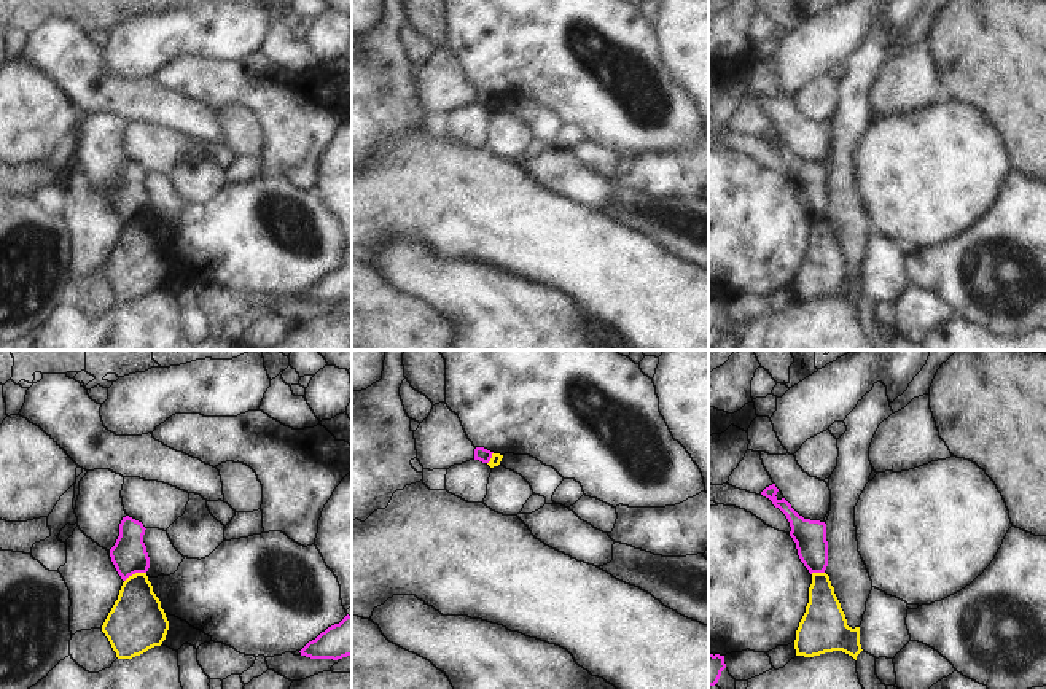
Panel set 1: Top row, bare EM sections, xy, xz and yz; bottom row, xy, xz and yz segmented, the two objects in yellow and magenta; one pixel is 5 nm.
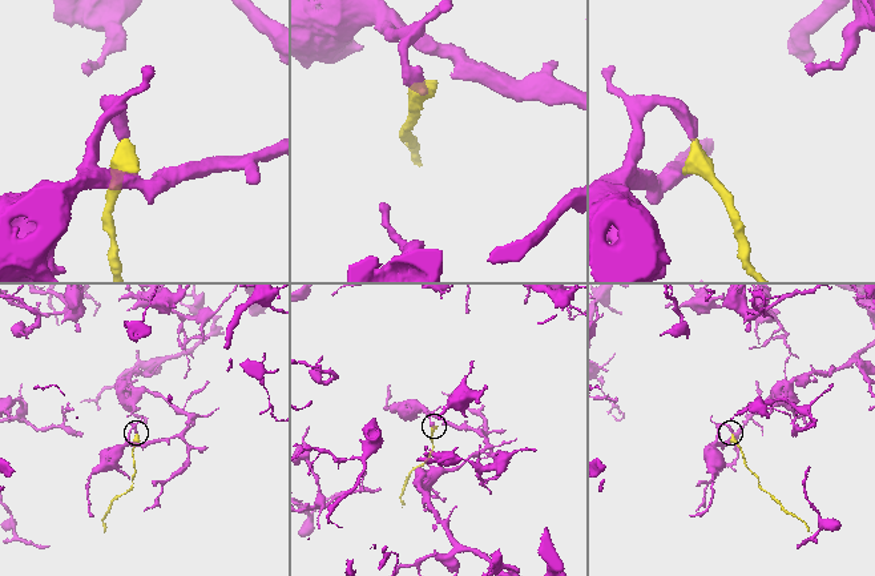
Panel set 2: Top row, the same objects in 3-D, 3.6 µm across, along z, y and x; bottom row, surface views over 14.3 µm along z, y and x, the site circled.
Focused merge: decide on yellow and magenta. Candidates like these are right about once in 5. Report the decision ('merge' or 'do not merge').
do not merge

